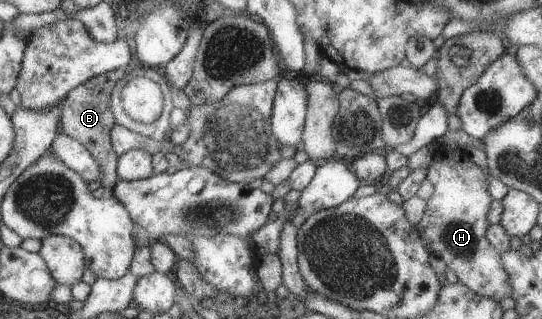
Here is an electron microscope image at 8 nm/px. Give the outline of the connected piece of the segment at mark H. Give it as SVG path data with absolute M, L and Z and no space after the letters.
M442 146L432 151L426 179L433 187L433 194L426 200L423 217L415 226L425 250L440 257L447 269L457 276L458 282L477 296L495 302L510 297L510 282L504 273L500 253L487 242L485 236L489 225L486 214L491 204L486 175L471 161L465 150Z

